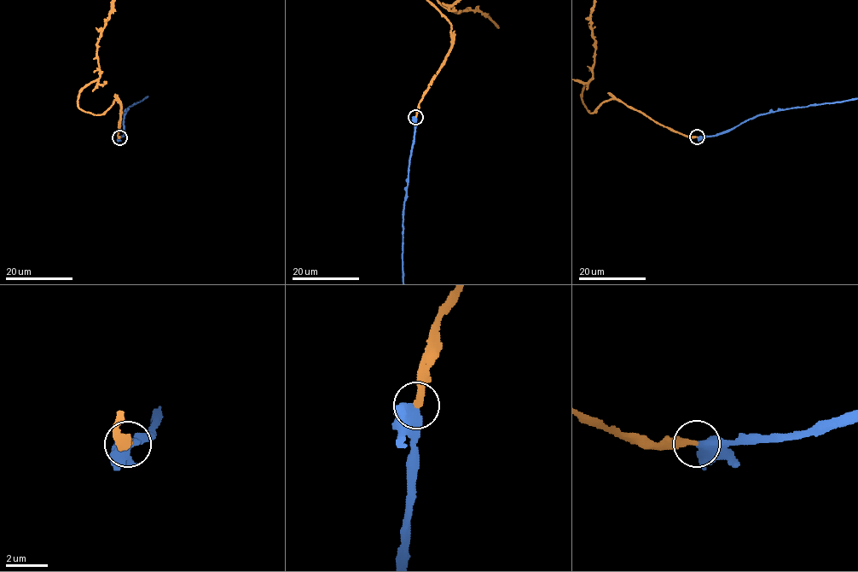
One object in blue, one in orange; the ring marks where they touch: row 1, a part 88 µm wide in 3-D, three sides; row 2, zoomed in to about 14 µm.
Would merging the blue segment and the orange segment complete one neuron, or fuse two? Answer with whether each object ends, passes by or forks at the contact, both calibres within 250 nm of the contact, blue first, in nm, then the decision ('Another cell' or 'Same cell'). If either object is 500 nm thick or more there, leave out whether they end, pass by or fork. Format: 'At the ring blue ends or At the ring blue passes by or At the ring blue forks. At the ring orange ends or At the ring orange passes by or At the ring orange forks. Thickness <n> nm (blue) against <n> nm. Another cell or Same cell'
At the ring blue passes by. At the ring orange ends. Thickness 480 nm (blue) against 300 nm. Same cell

